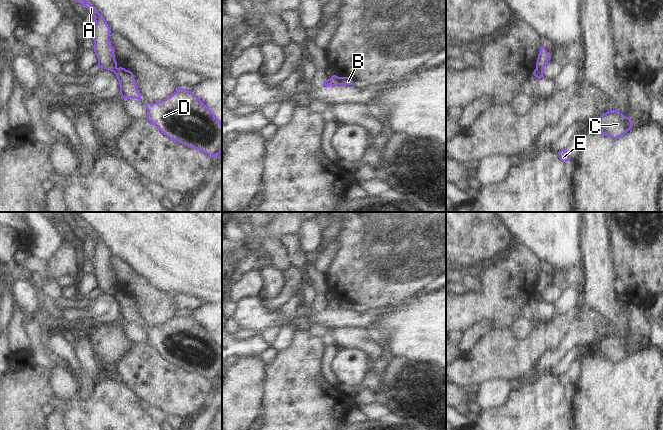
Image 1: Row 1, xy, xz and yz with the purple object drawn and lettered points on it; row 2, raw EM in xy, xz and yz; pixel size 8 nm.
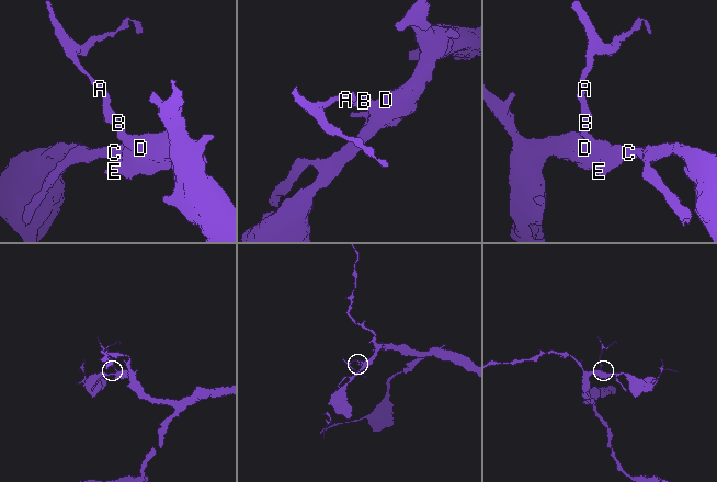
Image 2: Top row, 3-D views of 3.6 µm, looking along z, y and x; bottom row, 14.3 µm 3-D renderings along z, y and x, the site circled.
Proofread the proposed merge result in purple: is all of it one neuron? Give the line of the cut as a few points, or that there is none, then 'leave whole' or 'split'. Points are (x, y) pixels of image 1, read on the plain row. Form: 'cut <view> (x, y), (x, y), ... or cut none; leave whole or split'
cut xz (338, 301), (340, 308); split

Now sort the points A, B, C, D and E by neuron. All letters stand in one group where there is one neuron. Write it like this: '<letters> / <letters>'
A / B C D E

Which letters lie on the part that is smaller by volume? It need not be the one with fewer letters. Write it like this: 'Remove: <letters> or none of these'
Remove: A

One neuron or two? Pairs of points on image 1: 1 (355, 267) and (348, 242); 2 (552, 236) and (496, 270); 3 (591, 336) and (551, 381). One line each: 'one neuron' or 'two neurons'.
1: one neuron
2: two neurons
3: two neurons

